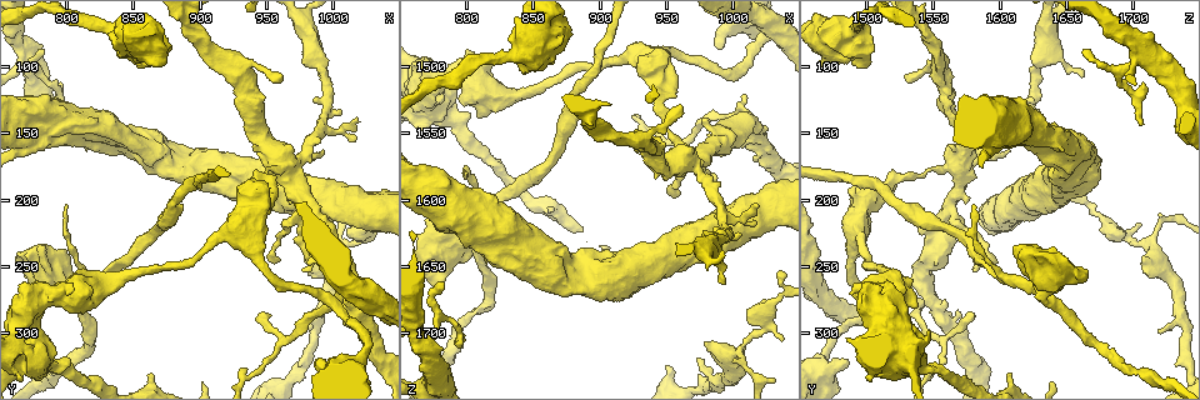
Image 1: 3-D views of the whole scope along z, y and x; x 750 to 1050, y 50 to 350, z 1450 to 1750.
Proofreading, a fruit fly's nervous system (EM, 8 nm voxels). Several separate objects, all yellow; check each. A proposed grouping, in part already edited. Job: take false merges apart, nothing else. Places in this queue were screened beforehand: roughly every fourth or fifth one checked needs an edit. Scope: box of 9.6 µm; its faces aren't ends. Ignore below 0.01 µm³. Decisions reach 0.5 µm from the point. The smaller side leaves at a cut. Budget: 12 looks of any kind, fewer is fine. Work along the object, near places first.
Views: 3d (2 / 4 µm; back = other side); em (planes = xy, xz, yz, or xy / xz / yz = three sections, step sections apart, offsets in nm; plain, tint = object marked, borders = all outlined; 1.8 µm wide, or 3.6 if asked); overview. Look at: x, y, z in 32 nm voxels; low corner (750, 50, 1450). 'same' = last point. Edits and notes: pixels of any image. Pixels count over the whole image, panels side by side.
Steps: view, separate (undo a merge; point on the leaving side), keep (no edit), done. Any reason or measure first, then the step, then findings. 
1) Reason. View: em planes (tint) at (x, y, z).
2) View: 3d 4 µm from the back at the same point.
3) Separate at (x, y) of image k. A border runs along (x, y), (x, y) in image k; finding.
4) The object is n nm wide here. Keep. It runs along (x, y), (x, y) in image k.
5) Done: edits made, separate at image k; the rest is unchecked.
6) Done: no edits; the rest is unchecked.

Thick turns thin. View: 3d 2 µm at (1030, 212, 1678).

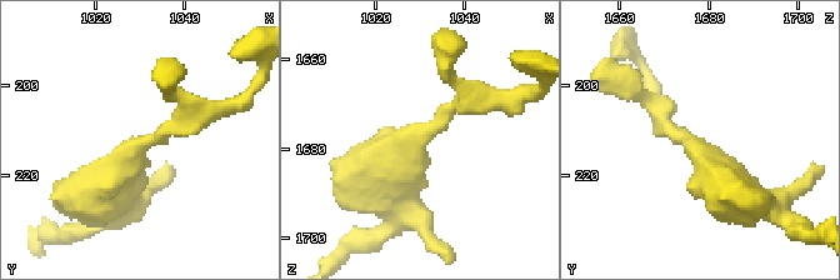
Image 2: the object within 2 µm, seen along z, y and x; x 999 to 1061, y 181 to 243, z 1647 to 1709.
View: em xz step 8 (tint) at (1031, 213, 1675).

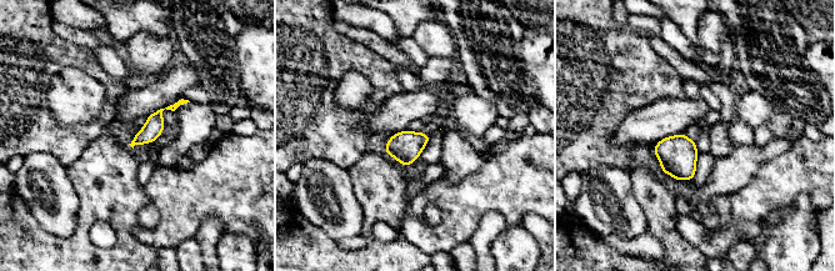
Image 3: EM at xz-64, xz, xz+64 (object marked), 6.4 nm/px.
Keep. One cell here.

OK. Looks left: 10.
Arms part here. View: 3d 4 µm at (998, 250, 1720).

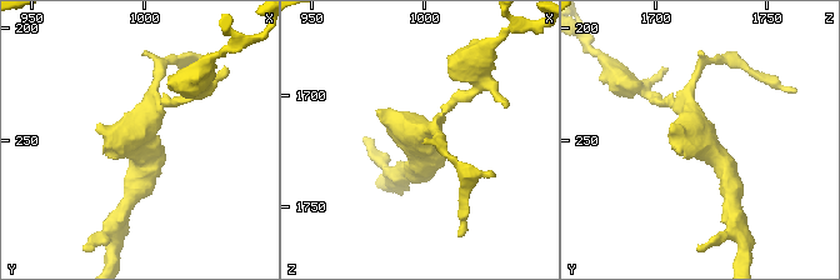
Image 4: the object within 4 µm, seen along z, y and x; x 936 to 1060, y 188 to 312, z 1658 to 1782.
Shape alone is not enough. View: em planes (borders) at (998, 247, 1719).

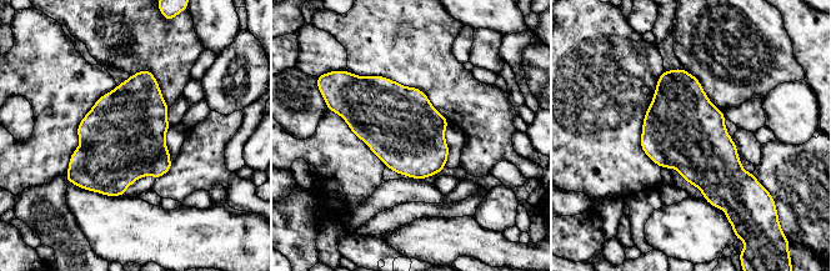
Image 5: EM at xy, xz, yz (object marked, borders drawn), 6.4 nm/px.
The object is 480 nm wide here. Keep. Continuous, no second cell.

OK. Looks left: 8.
Sudden change in width. View: em planes (plain) at (978, 166, 1584).

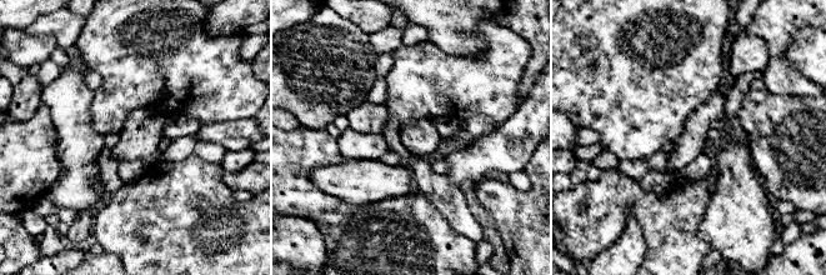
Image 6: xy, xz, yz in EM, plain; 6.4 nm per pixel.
View: em planes (tint) at the same point.

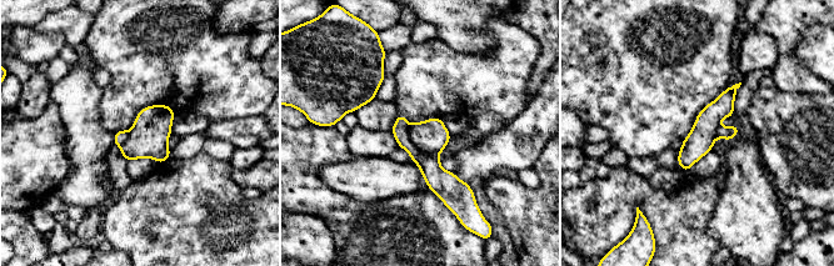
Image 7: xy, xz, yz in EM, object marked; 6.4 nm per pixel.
Separate at (435, 176) of image 7. The part that leaves runs along (400, 119), (410, 149), (468, 192) in image 7; two cells meet here.

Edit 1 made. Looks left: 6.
View: overview.

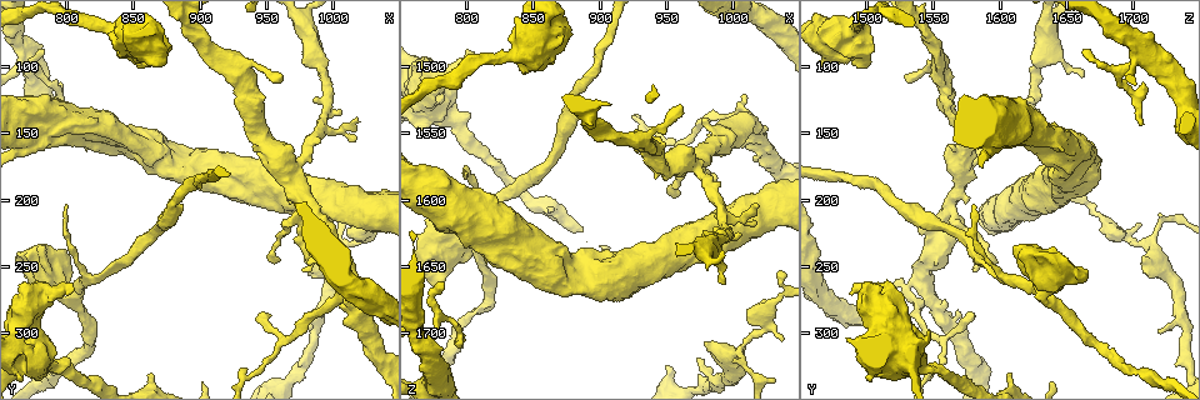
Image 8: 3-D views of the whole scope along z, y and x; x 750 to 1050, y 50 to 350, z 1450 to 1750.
Thick turns thin. View: 3d 4 µm at (788, 324, 1536).

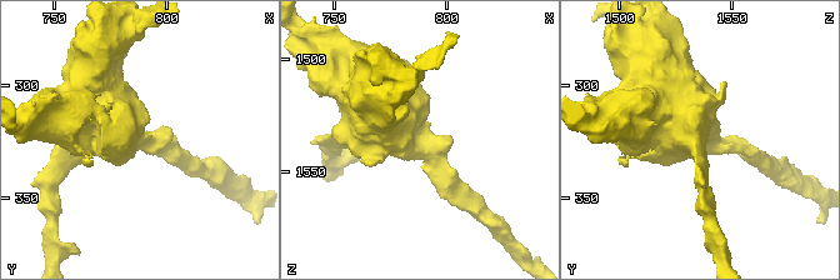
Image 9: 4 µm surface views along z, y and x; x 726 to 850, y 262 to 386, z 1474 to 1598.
Need the tissue. View: em 3.6 µm planes (tint) at (789, 323, 1536).

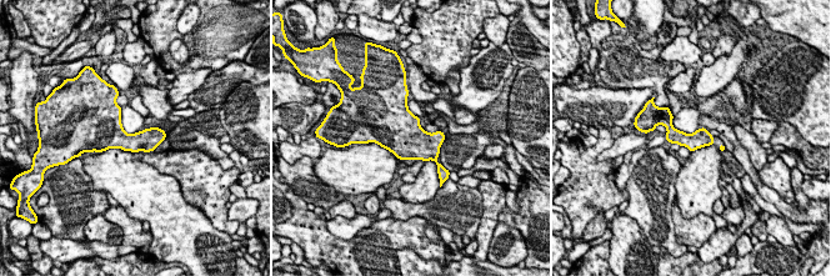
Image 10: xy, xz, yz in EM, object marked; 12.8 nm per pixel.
The object is 240 nm wide here. Keep. It runs along (664, 115), (680, 138), (710, 141) in image 10; one cell here.

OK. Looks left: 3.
Sudden change in width. View: em planes (plain) at (792, 272, 1500).

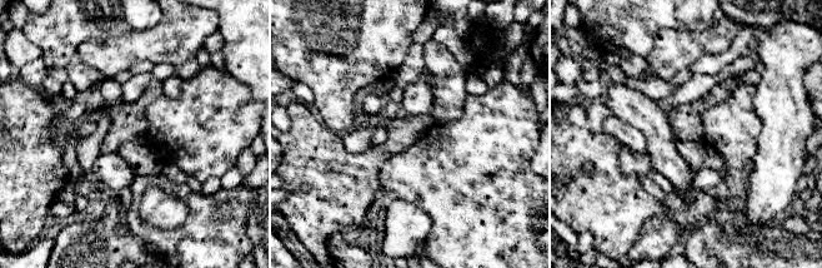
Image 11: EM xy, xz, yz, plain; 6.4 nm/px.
What lies round it. View: em planes (borders) at the same point.

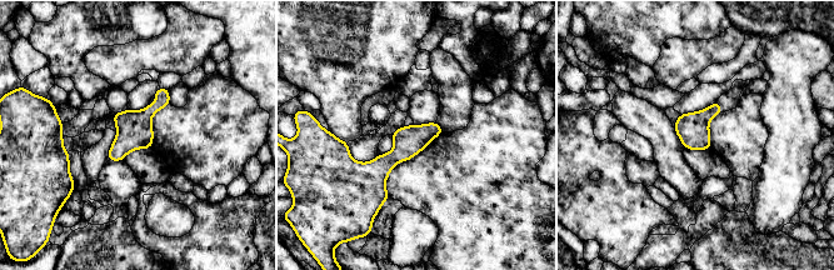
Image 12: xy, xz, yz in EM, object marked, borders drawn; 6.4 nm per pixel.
The object is 190 nm wide here. Keep. It runs along (439, 130), (379, 168), (356, 168), (341, 146) in image 12; one cell here.

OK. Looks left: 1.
Done: edits made, separate at image 7; the rest is unchecked.

